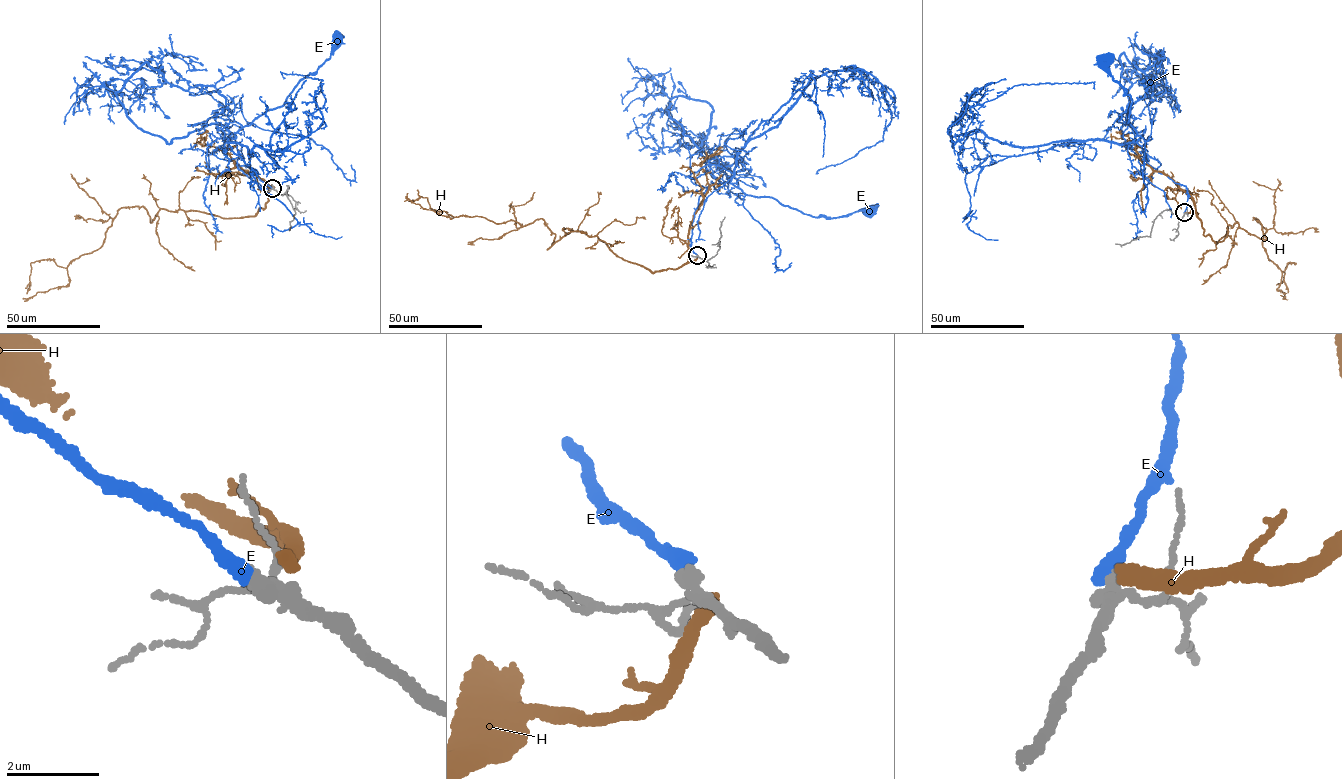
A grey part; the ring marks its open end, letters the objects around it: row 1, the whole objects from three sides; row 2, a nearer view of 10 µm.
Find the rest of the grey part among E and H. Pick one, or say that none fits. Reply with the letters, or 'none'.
E

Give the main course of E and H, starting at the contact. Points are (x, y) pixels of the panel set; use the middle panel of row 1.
E: (696, 255), (691, 223), (699, 197), (714, 184), (730, 183), (748, 195), (772, 198), (816, 217), (870, 210)
H: (696, 257), (652, 271), (581, 231), (547, 249), (555, 234), (541, 218), (497, 223), (408, 201)

